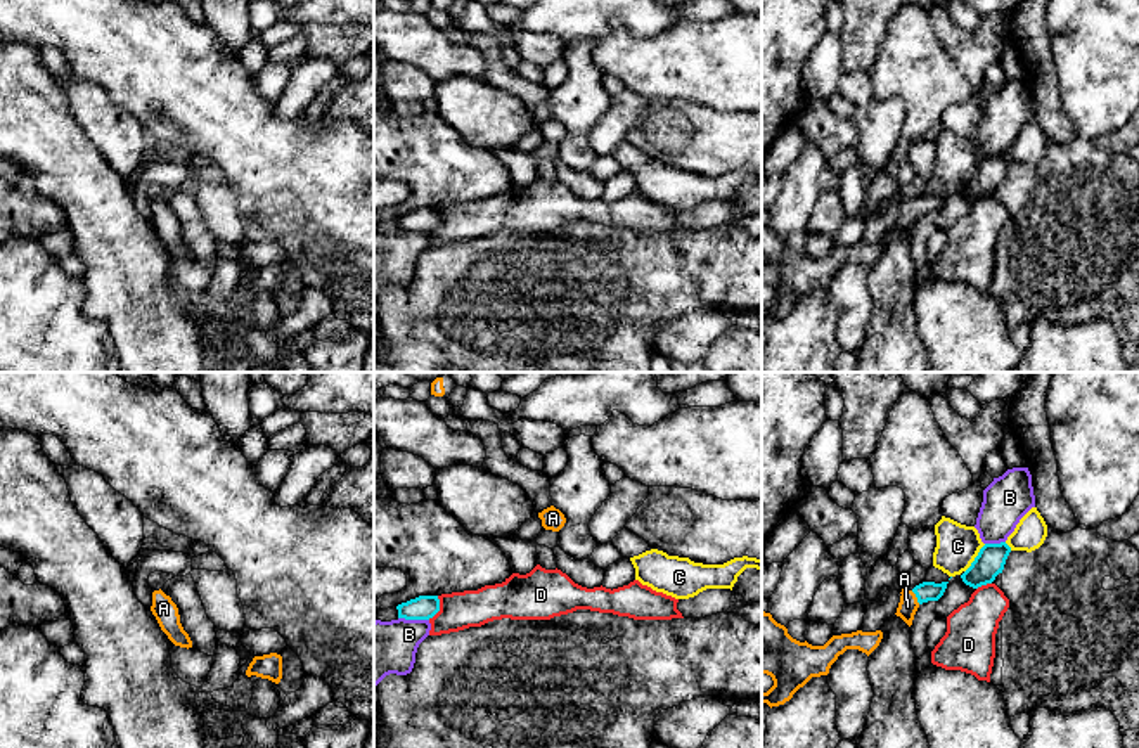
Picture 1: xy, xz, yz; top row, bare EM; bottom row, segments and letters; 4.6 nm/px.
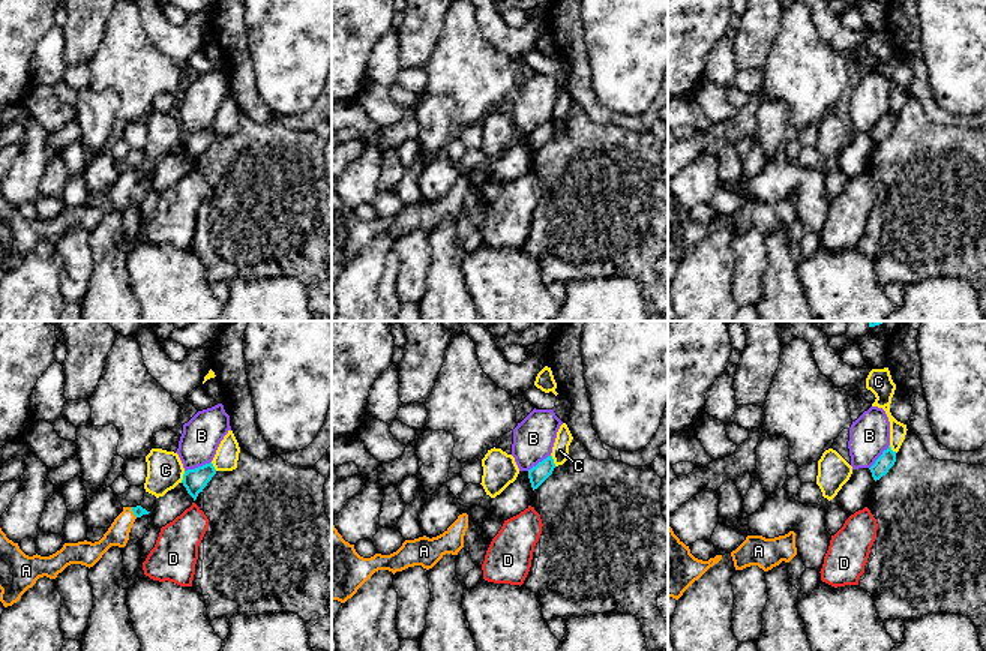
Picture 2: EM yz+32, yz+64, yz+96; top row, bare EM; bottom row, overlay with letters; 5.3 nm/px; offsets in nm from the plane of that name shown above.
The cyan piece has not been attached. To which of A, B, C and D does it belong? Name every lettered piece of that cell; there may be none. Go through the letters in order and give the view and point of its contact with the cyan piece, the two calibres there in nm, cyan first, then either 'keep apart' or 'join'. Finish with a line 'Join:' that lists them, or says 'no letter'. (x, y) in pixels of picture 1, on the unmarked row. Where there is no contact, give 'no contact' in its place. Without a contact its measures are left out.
A: meets cyan in yz at (916, 208); 100 nm thick on the cyan side, 90 nm on the other; join
B: meets cyan in xz at (414, 231); 110 nm thick on the cyan side, 260 nm on the other; keep apart
C: meets cyan in yz at (975, 170); 140 nm thick on the cyan side, 200 nm on the other; keep apart
D: meets cyan in xz at (438, 220); 110 nm thick on the cyan side, 180 nm on the other; keep apart
Join: A

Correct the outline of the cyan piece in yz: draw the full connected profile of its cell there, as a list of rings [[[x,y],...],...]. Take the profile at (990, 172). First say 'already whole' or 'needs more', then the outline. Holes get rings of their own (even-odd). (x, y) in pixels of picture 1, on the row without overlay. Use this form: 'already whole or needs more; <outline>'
already whole; [[[1006,154],[985,156],[971,178],[961,187],[962,194],[973,201],[992,196],[1002,185],[1011,159]]]

